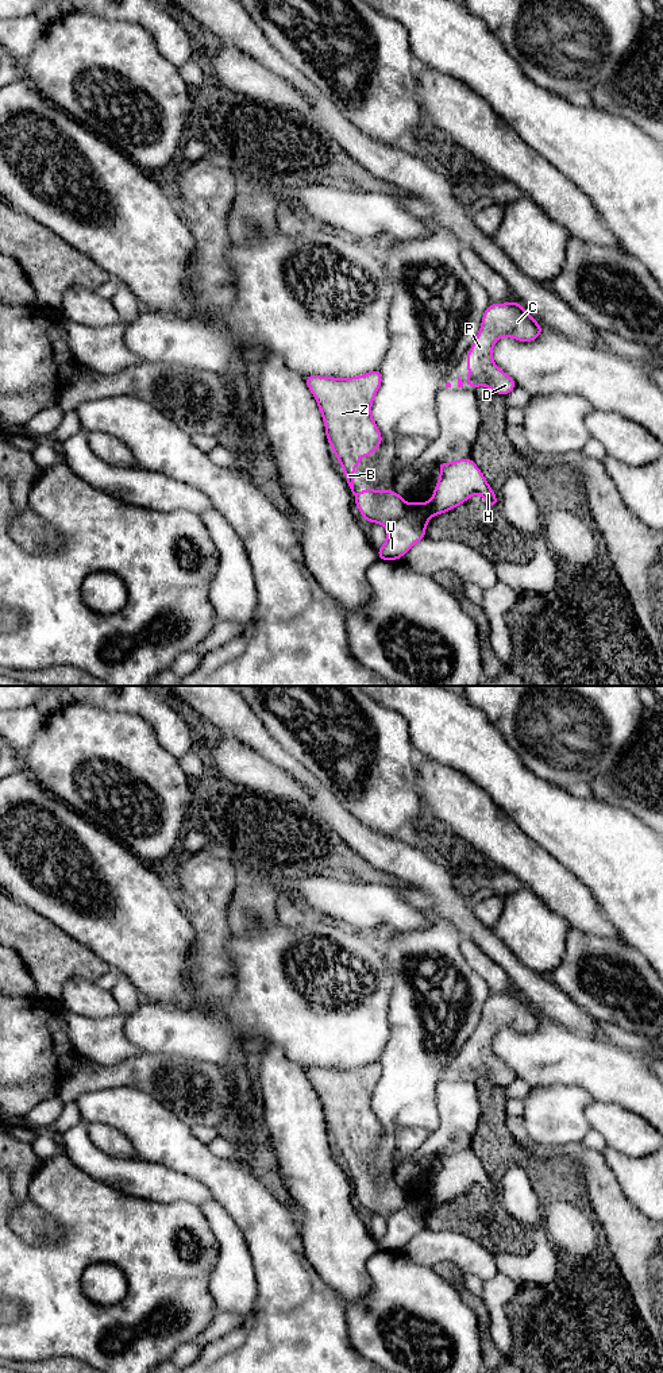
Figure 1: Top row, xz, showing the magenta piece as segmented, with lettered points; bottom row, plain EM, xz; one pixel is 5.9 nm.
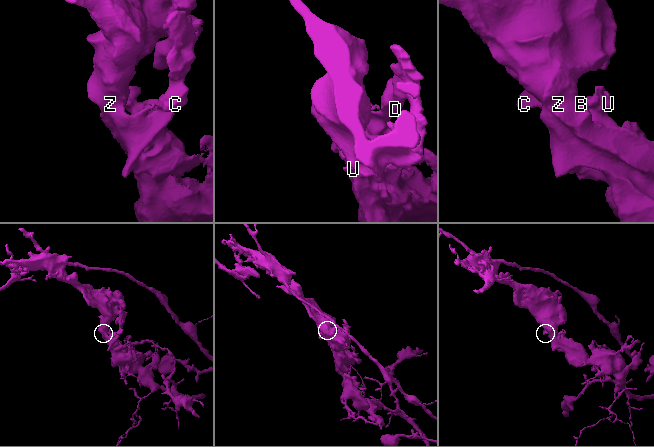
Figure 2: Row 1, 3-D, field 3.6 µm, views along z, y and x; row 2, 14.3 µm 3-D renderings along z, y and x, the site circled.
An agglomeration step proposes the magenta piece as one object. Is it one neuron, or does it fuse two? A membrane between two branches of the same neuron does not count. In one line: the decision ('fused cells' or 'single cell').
fused cells

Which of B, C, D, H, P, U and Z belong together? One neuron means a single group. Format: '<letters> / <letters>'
B C D H P Z / U

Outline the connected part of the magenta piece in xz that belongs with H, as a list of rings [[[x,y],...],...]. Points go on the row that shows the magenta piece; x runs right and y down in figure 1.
[[[471,458],[451,463],[439,460],[436,464],[440,467],[440,478],[431,500],[432,516],[456,508],[474,494],[481,494],[490,508],[498,504],[497,495]]]

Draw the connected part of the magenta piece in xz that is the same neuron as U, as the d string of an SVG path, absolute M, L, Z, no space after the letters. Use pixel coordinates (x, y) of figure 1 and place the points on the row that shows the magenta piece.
M431 502L405 504L402 516L386 525L386 543L377 551L379 560L398 560L425 537L432 517Z

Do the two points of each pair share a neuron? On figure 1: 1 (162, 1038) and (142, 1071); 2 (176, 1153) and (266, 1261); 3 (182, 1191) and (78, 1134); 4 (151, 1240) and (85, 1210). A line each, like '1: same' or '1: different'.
1: different
2: same
3: same
4: same

